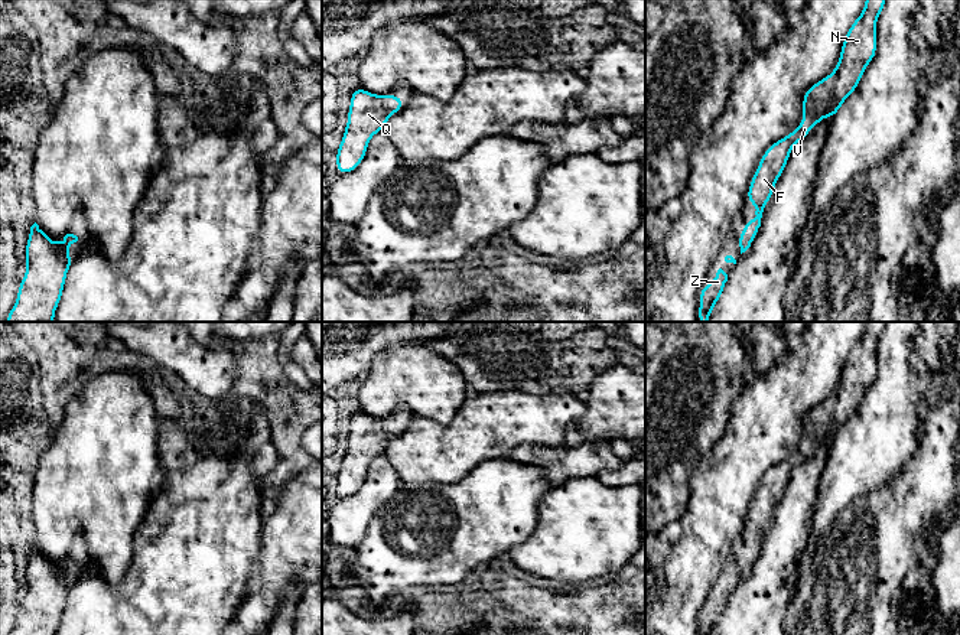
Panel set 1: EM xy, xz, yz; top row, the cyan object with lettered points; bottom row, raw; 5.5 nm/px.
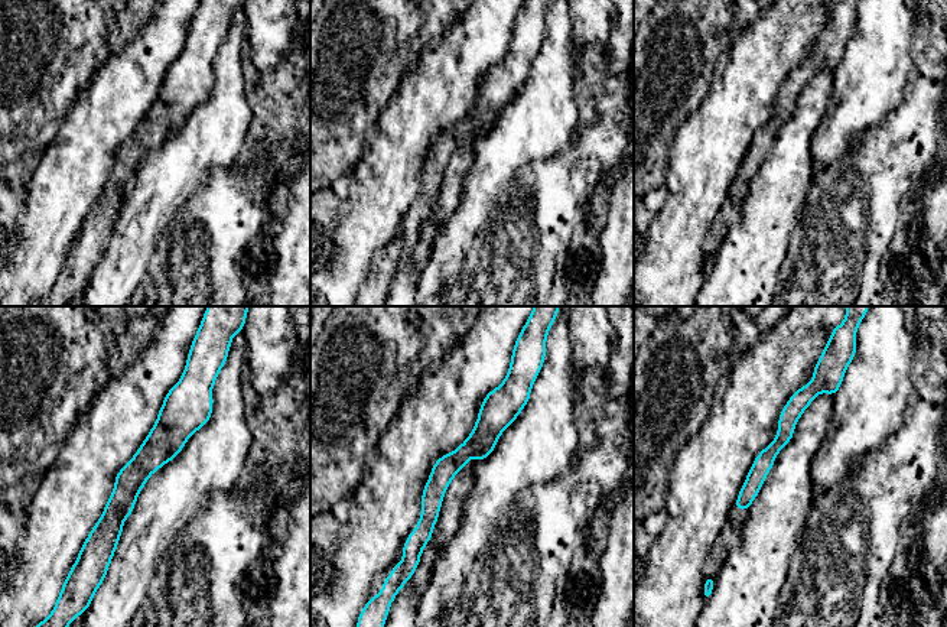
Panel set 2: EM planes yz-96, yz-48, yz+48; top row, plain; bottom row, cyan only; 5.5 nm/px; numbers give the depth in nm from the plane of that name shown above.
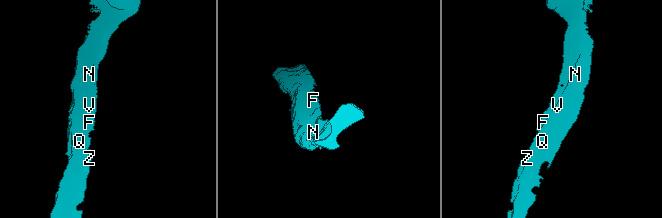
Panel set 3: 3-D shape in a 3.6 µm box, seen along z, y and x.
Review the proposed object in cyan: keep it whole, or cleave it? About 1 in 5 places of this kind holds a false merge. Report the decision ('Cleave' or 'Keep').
Keep

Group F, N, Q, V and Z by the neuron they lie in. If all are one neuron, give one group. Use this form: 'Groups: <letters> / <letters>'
Groups: F N Q V Z

